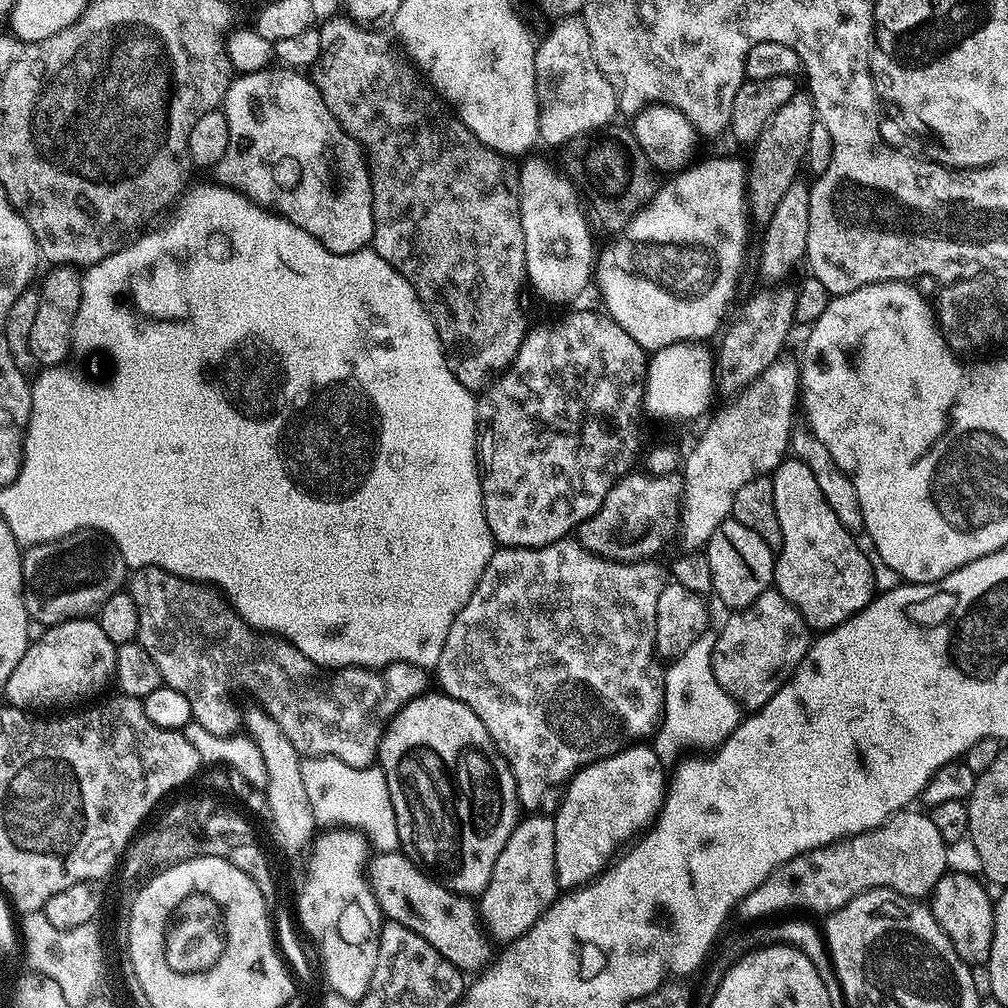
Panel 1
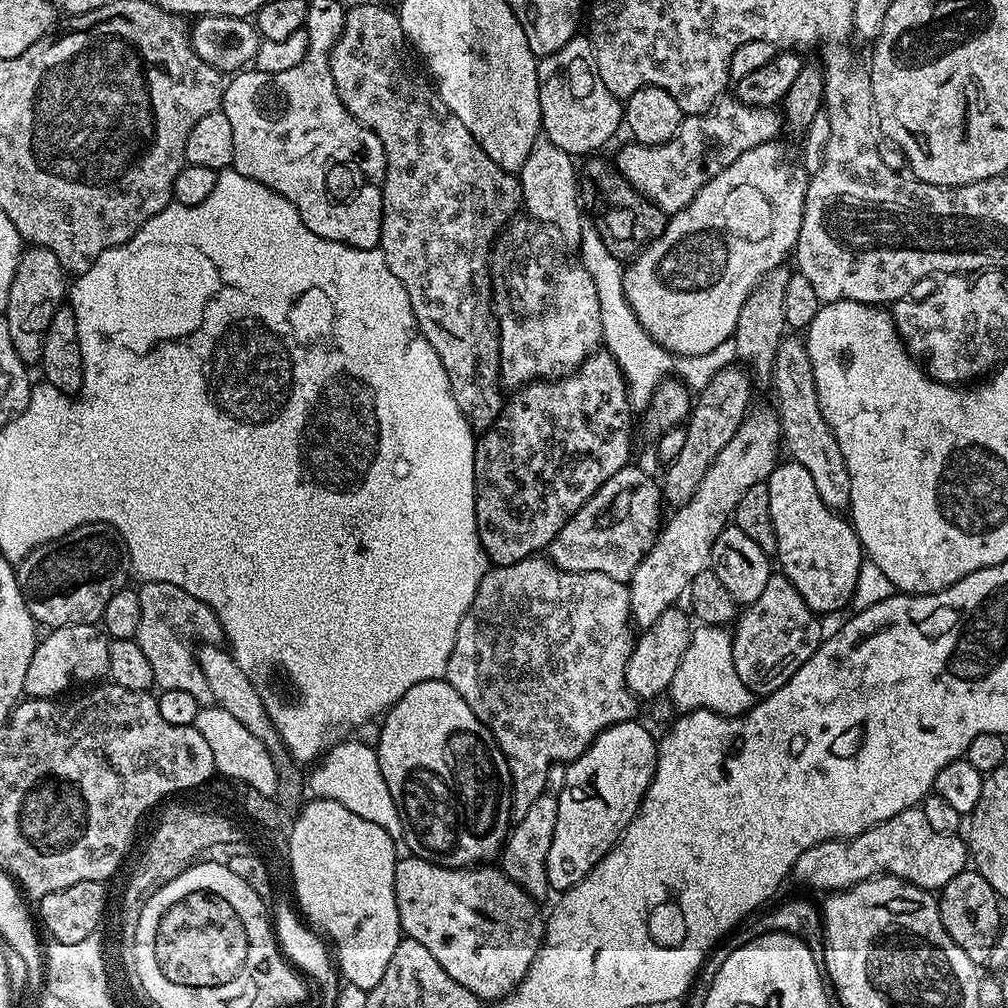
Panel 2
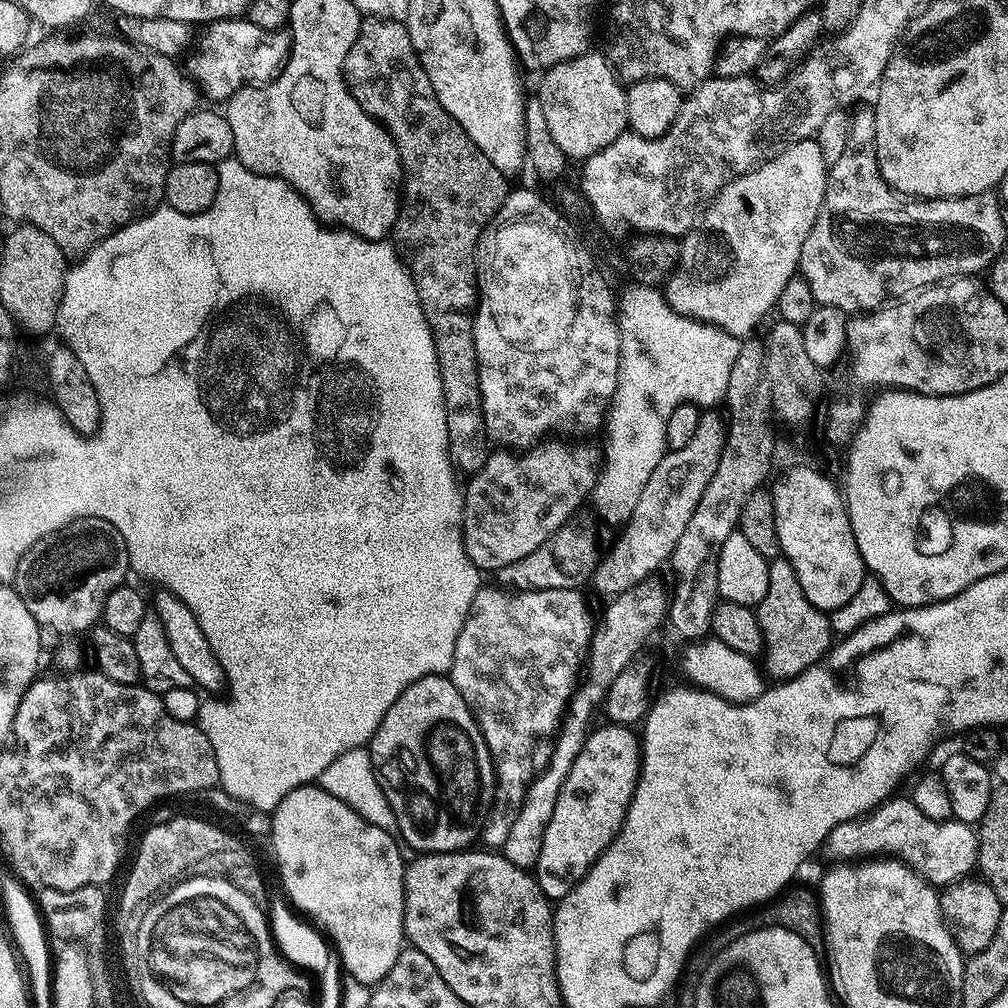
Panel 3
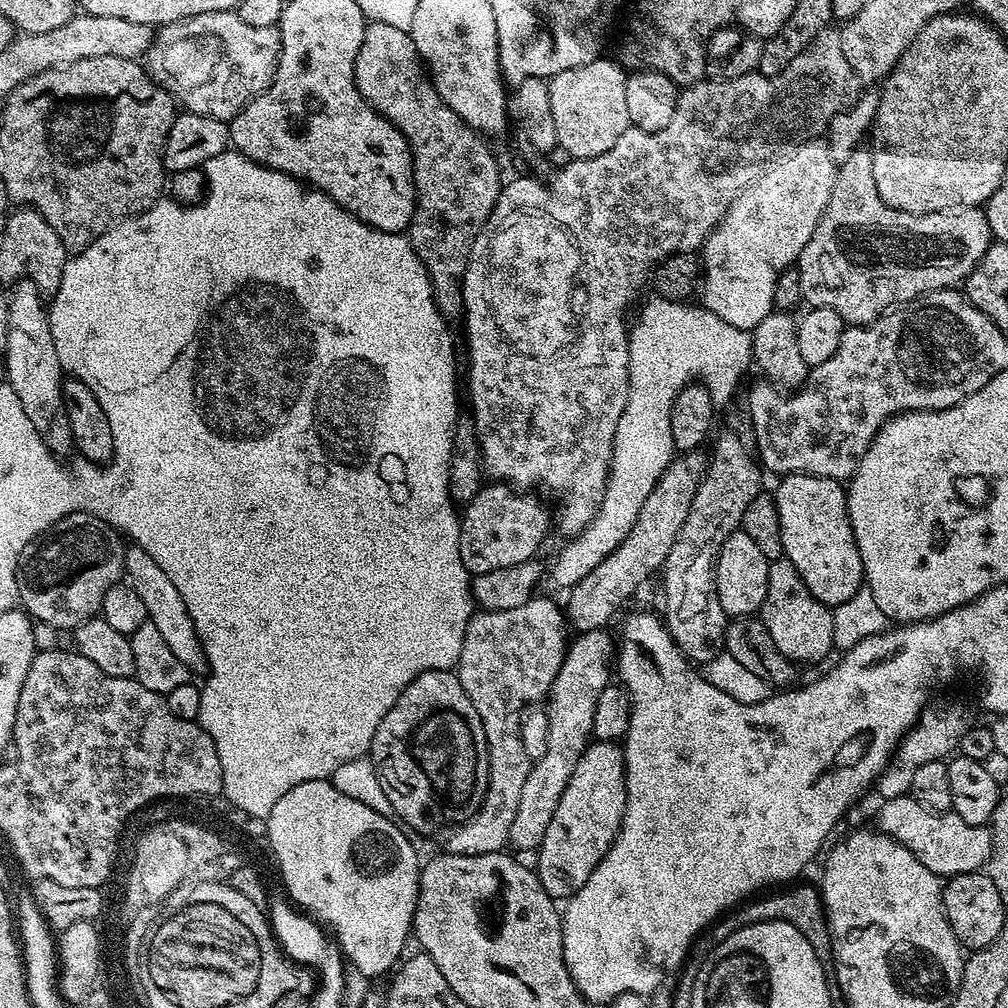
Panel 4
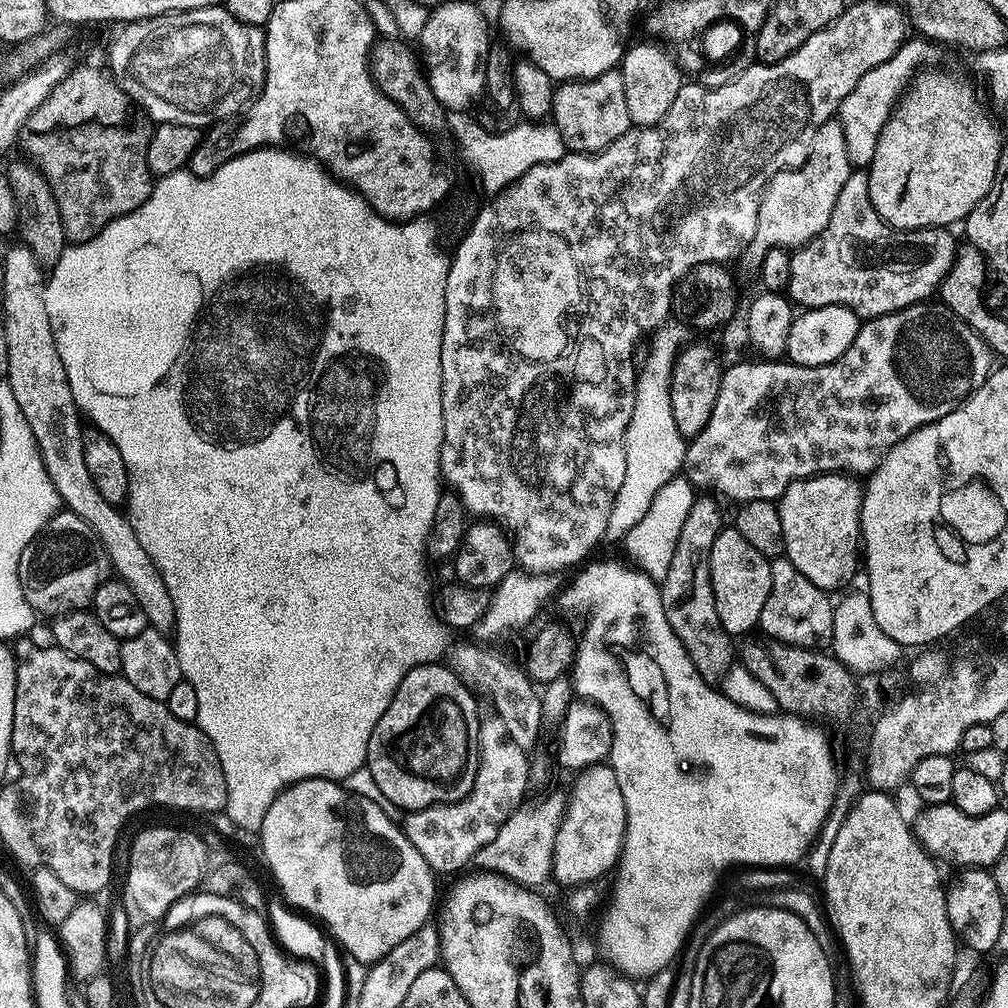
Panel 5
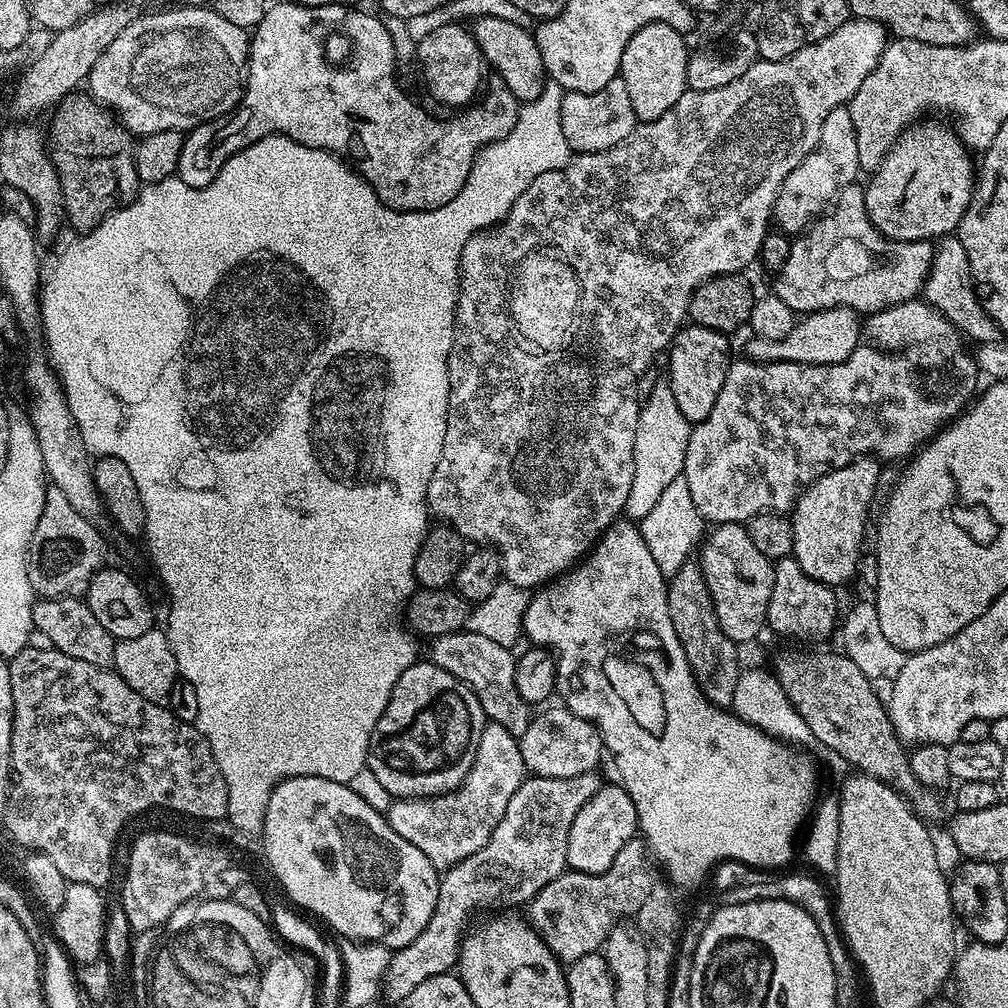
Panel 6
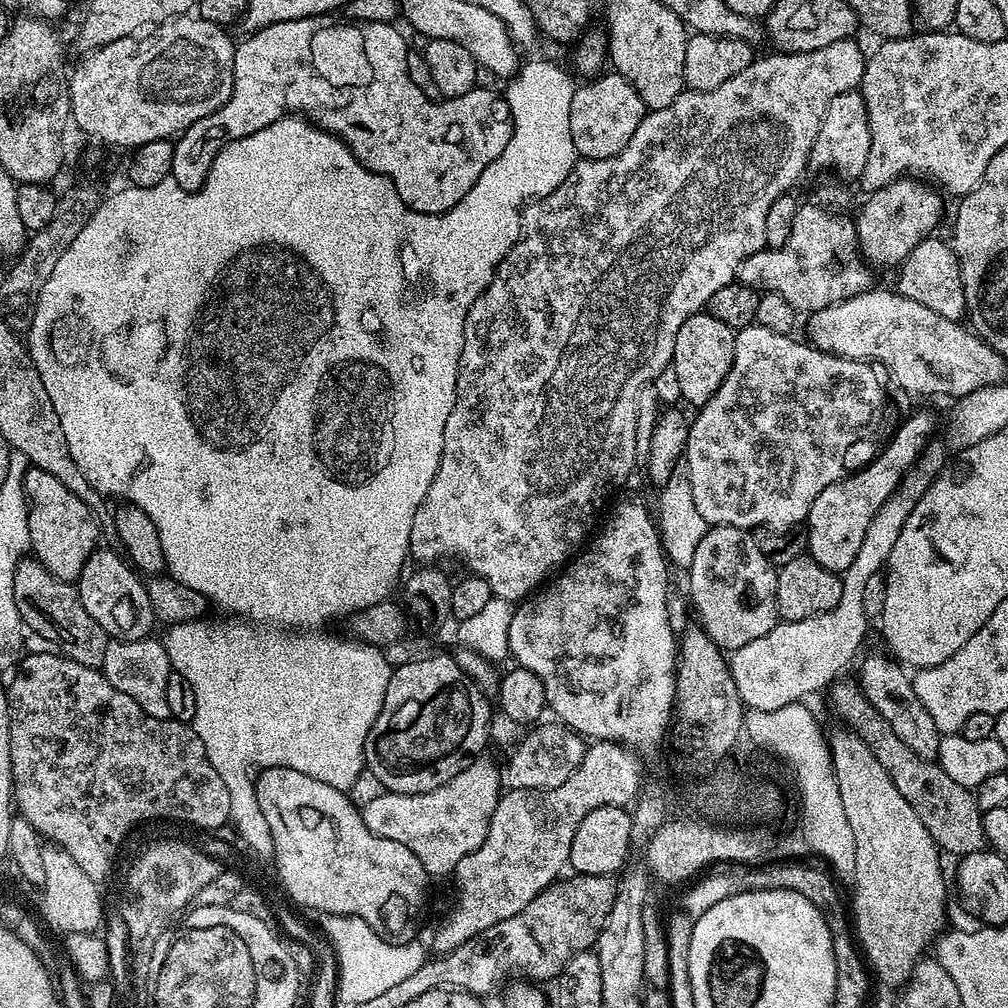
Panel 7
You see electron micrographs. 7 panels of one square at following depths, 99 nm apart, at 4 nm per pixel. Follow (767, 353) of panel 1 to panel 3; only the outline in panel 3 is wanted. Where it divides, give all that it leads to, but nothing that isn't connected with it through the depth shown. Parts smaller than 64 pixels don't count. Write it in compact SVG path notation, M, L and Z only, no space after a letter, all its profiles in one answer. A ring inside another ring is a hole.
M716 410L701 411L695 433L682 446L682 450L669 450L664 453L662 462L650 474L646 486L642 486L642 494L638 494L638 502L634 506L634 514L619 529L620 537L616 545L609 550L608 556L599 559L591 587L596 587L604 595L611 598L630 590L642 580L649 579L658 568L671 561L672 552L678 546L678 538L682 538L682 530L694 518L694 510L698 510L698 502L710 486L710 478L714 478L714 470L718 470L718 458L722 458L724 443L728 437L728 425L725 417Z

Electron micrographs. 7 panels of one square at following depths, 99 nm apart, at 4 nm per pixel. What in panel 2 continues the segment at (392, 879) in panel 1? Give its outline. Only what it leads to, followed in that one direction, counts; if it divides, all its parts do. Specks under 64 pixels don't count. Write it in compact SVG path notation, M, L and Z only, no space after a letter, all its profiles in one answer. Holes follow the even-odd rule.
M408 854L397 859L394 894L398 902L400 931L407 939L422 942L434 959L458 986L466 986L479 1000L495 1002L509 996L526 978L534 958L544 943L545 913L522 886L515 884L499 867L443 868L434 862Z

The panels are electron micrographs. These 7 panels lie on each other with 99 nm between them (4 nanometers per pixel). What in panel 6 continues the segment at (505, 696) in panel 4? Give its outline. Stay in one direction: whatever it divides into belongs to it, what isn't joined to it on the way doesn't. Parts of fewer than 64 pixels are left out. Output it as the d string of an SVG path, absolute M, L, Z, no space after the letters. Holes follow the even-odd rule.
M485 723L470 774L466 774L464 781L445 796L393 799L386 813L388 825L394 834L402 834L410 846L418 846L438 870L455 868L458 862L486 846L525 777L519 739L504 731L501 725Z

